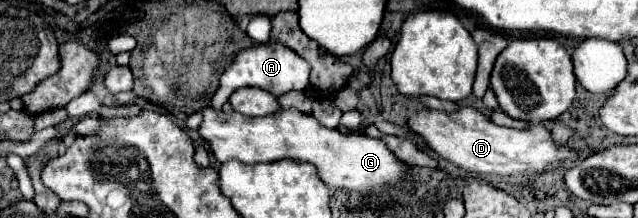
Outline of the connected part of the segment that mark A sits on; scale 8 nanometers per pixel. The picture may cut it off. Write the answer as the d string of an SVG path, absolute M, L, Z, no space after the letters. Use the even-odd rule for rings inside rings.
M281 42L255 44L251 48L245 48L225 68L225 72L221 76L221 86L211 100L211 108L221 112L221 106L229 98L229 94L237 88L243 88L243 86L255 86L255 88L267 90L273 96L281 96L291 90L305 90L309 86L309 64L297 52L283 46Z

